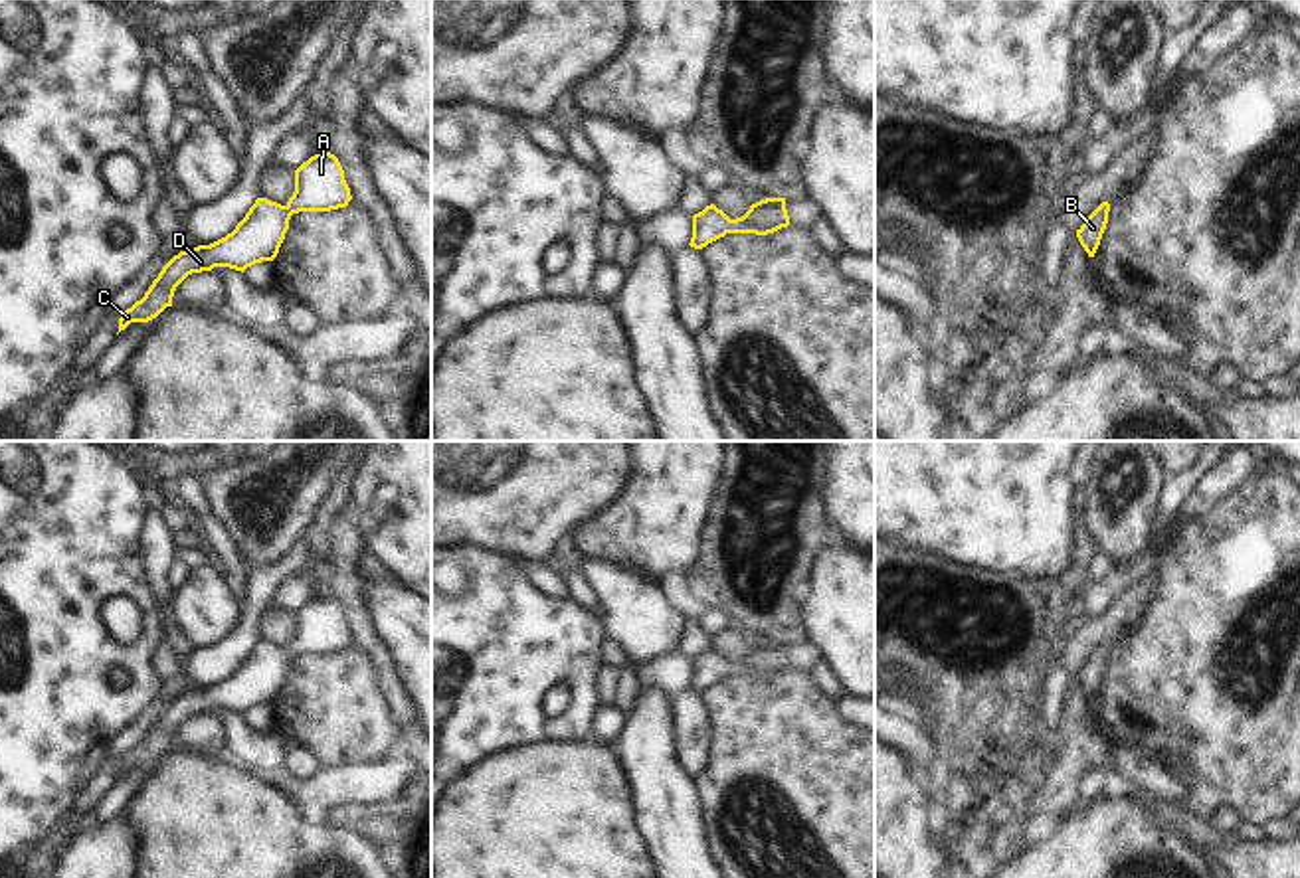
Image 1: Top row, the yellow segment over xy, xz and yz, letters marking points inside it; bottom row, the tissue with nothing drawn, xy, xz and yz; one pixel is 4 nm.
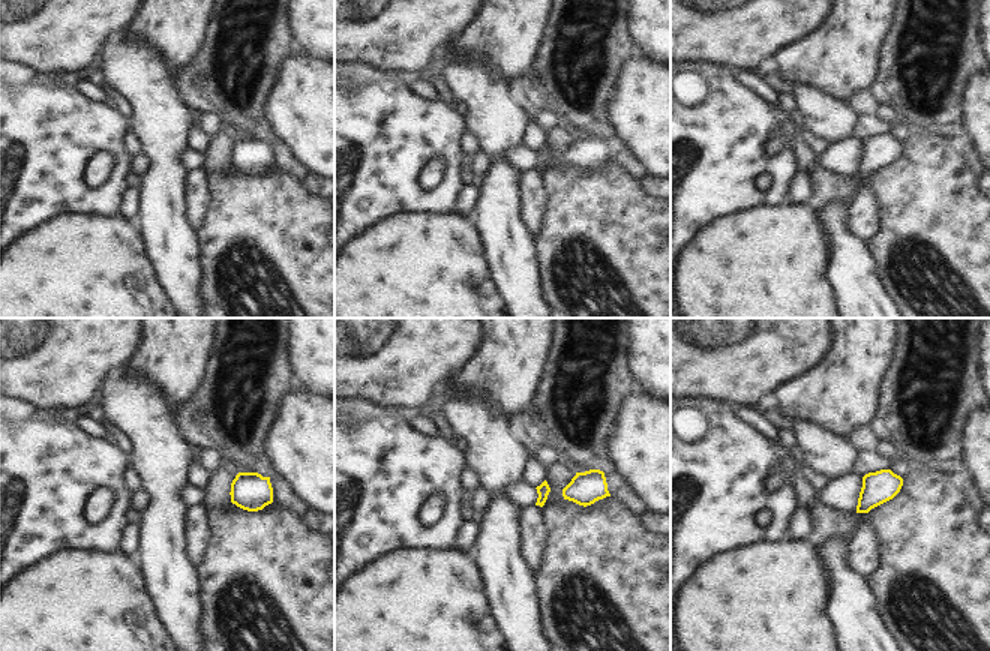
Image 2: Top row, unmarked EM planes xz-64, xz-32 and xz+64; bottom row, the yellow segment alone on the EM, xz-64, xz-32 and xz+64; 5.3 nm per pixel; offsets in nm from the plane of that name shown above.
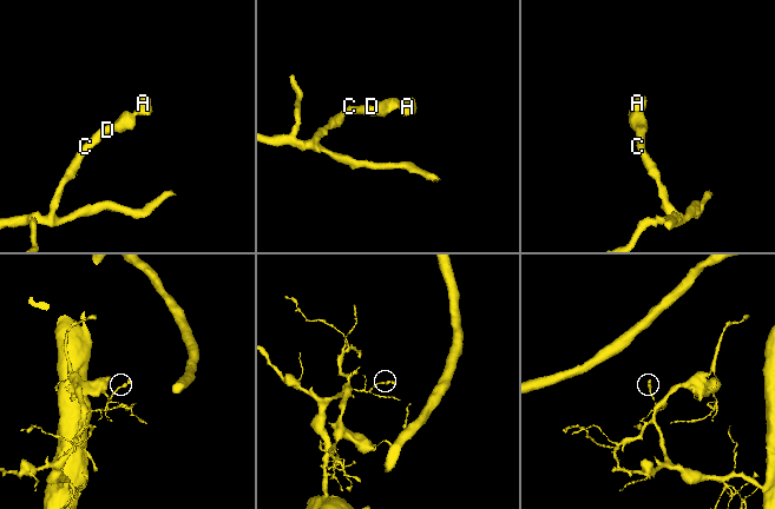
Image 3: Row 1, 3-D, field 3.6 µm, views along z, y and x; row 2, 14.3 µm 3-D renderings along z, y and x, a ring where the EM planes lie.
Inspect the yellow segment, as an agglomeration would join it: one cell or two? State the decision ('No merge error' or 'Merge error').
No merge error

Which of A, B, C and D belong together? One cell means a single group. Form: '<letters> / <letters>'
A B C D

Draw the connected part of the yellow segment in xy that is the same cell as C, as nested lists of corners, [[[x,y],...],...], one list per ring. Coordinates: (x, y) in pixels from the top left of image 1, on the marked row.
[[[326,150],[311,156],[295,170],[295,192],[285,206],[257,198],[232,233],[174,255],[152,281],[148,291],[131,308],[121,312],[119,332],[131,322],[148,322],[172,307],[176,287],[192,273],[230,267],[247,267],[273,261],[289,229],[289,220],[299,212],[330,212],[346,208],[352,200],[338,158]]]

